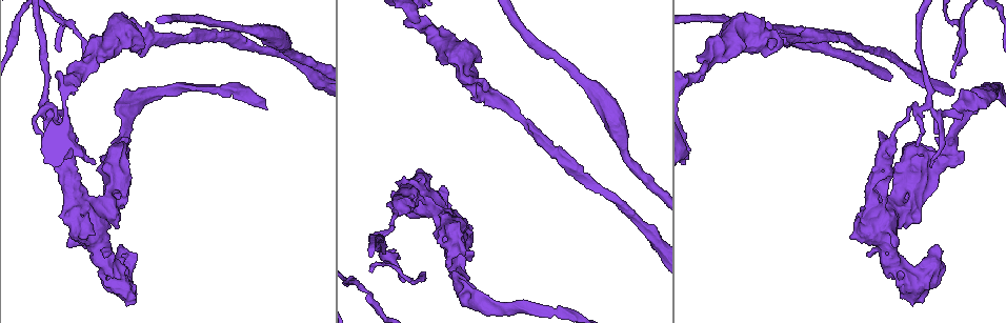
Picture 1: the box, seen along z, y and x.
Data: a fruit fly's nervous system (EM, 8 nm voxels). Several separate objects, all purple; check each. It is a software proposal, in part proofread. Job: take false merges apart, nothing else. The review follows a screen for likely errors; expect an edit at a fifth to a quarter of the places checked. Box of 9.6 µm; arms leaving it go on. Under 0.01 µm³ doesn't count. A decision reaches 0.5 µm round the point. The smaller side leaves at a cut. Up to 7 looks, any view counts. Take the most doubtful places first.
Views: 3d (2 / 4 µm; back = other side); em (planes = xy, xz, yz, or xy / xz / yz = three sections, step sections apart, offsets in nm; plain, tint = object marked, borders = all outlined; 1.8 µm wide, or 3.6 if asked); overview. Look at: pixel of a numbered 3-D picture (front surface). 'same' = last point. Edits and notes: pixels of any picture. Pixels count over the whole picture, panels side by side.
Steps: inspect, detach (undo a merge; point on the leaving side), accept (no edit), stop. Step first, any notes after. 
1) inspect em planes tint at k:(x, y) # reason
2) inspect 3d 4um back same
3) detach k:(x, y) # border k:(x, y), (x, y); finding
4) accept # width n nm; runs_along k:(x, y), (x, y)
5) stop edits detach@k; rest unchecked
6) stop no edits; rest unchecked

inspect 3d 2um at 1:(116, 265)

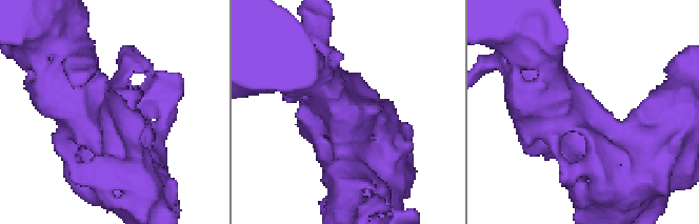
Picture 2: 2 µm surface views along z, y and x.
inspect em yz step 8 tint at 2:(110, 110)

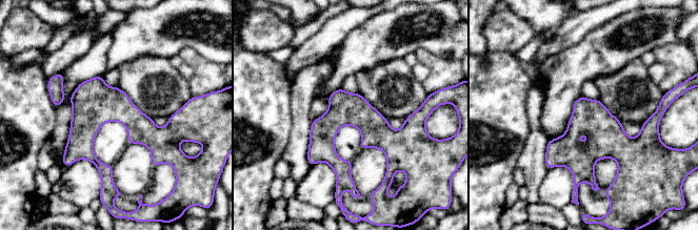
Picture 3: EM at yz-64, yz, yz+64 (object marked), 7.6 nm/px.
inspect em xz step 4 tint same

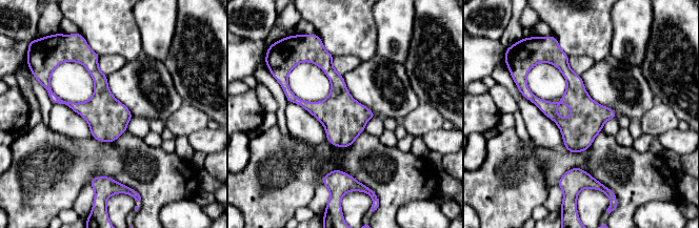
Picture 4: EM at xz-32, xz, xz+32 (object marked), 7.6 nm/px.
accept # width 260 nm; runs_along 4:(562, 55), (577, 99), (575, 150); all the same cell

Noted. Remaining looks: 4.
inspect em planes tint at 1:(71, 169) # touches itself

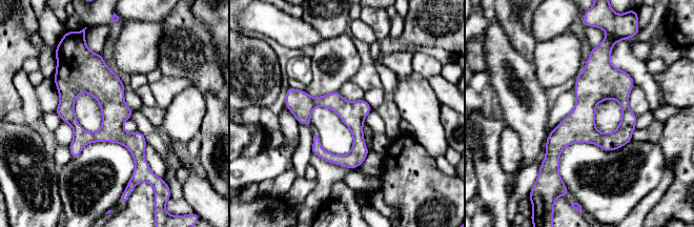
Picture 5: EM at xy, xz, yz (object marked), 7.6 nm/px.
accept # all the same cell

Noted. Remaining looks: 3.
inspect em planes tint at 1:(777, 44) # sharp bend

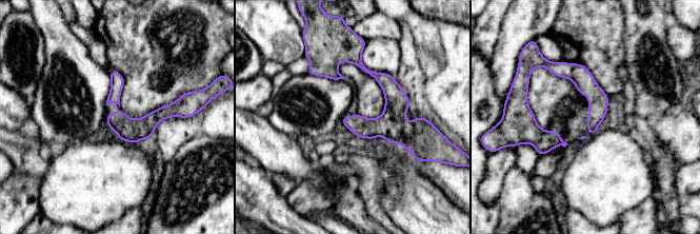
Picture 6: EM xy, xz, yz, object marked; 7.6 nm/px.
accept # runs_along 6:(347, 54), (393, 91), (408, 145); all the same cell

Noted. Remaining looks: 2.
stop no edits; rest unchecked

